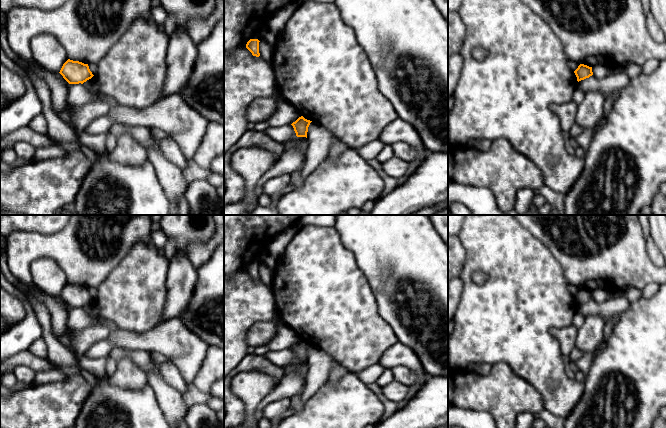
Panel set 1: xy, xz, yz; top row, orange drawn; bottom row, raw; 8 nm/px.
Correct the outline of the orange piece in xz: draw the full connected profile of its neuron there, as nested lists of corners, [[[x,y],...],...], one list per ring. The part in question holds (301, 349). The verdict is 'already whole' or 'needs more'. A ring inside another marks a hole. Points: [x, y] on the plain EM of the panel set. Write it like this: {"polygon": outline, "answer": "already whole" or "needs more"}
{"polygon": [[[303,340],[299,341],[295,346],[293,346],[291,349],[294,352],[296,360],[307,362],[308,351],[311,346],[312,345],[305,343]]], "answer": "already whole"}

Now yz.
{"polygon": [[[580,288],[578,292],[574,295],[574,297],[577,301],[578,306],[586,302],[589,302],[590,300],[593,299],[592,291],[589,291],[584,288]]], "answer": "already whole"}

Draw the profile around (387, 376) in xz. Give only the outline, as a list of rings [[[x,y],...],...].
[[[384,369],[382,375],[377,379],[376,384],[380,387],[387,385],[394,380],[391,369]]]

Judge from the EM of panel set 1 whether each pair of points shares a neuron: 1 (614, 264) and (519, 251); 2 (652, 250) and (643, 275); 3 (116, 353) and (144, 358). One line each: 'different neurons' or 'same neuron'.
1: different neurons
2: different neurons
3: same neuron

